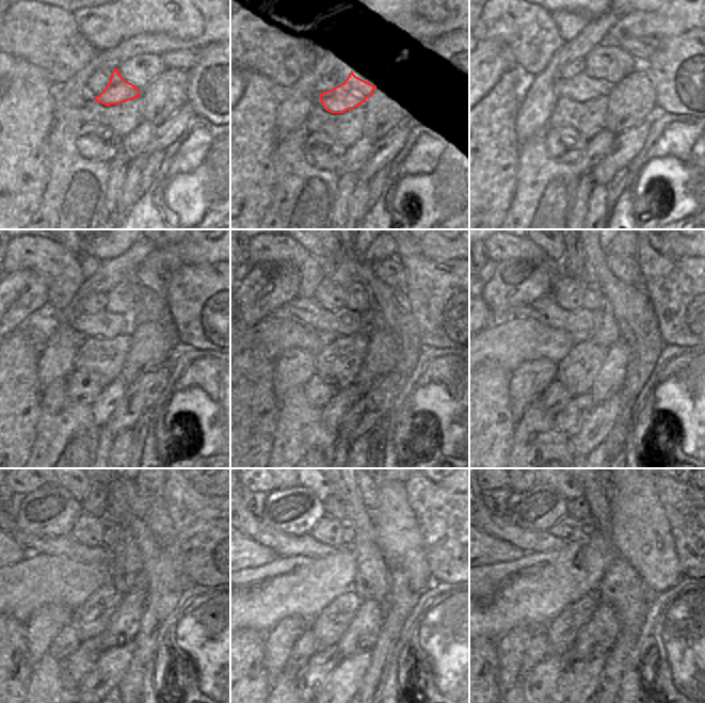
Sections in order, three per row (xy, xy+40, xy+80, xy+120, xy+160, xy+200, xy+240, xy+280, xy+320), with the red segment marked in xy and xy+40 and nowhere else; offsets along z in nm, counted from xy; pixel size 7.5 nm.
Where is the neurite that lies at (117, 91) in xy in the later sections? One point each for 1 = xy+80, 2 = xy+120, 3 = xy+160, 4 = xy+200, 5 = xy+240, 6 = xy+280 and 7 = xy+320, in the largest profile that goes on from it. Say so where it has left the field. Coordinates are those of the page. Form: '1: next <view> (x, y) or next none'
1: next xy+80 (580, 88)
2: next xy+120 (105, 324)
3: next xy+160 (307, 312)
4: next xy+200 (580, 321)
5: next xy+240 (53, 545)
6: next xy+280 (284, 544)
7: next xy+320 (528, 540)

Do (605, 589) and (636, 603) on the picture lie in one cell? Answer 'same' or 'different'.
same

